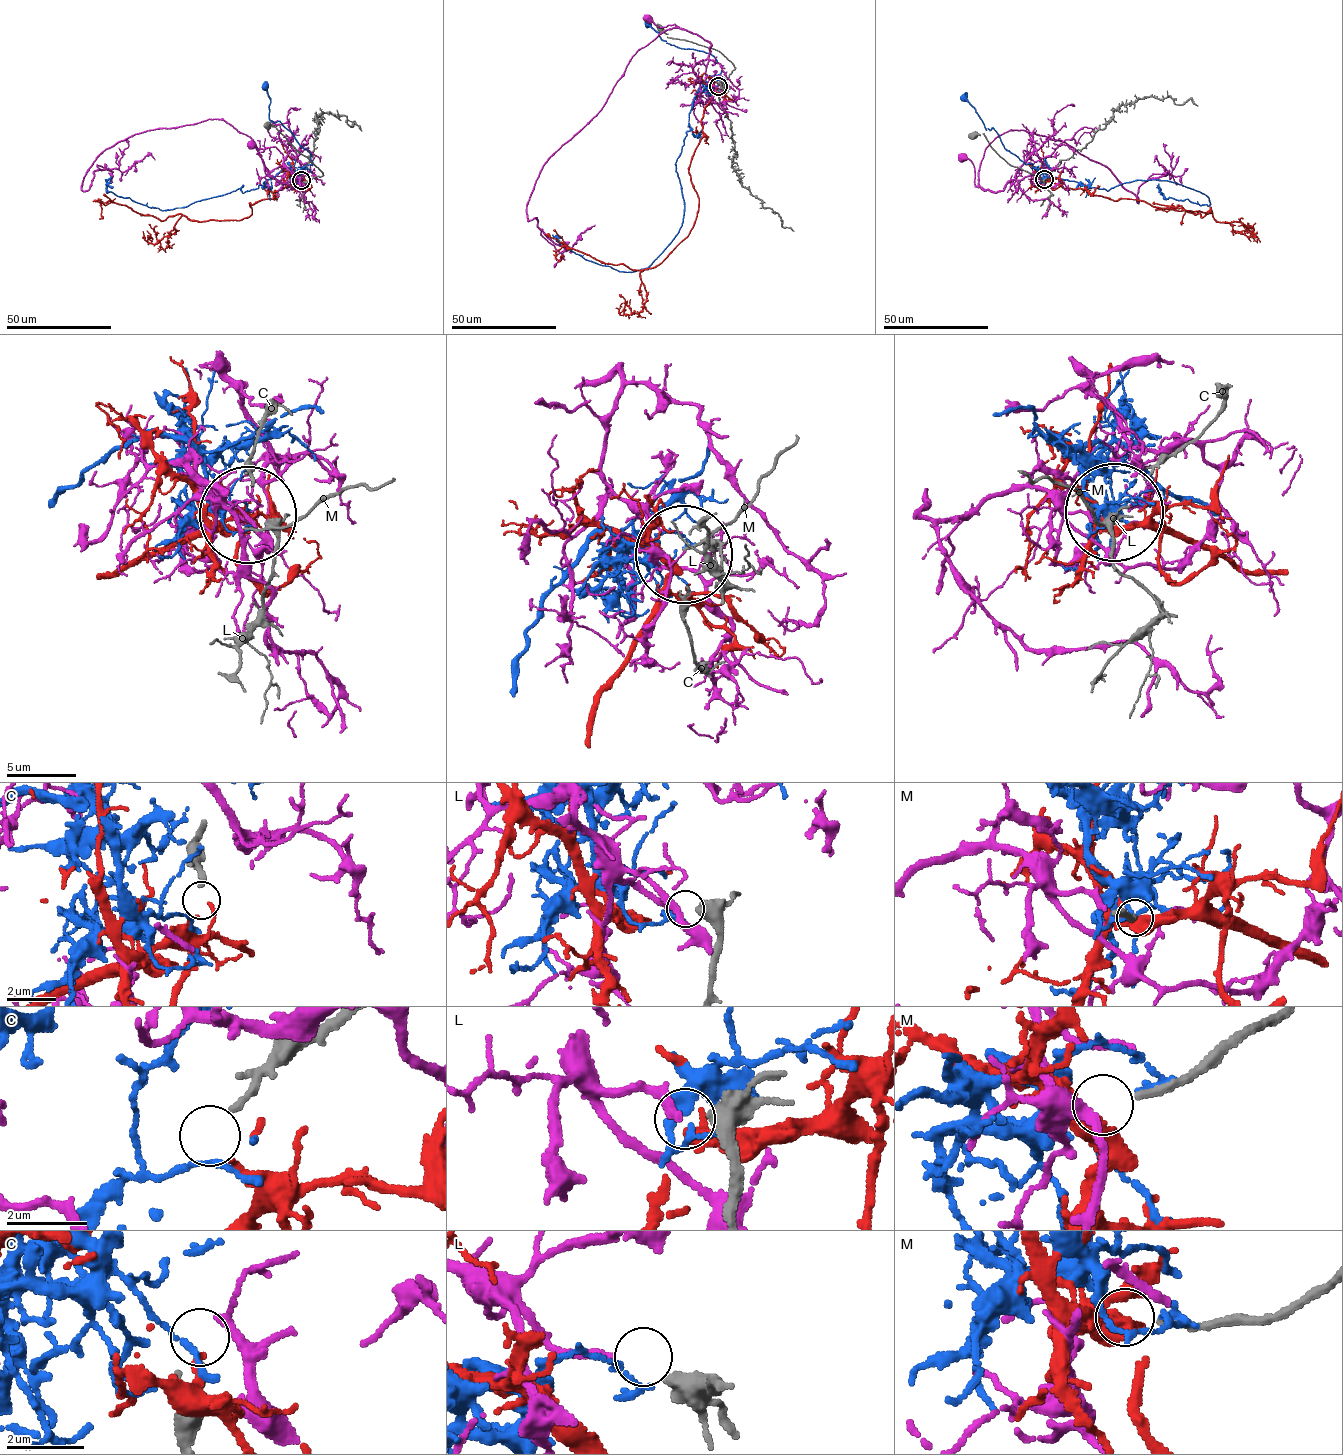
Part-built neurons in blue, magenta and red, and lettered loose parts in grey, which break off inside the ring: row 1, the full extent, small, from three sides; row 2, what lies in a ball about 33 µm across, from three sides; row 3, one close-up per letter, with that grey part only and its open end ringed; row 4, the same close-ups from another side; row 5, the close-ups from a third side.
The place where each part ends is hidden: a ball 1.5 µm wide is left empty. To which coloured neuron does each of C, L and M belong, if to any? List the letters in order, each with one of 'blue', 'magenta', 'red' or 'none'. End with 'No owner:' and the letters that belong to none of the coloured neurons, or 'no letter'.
C: none
L: magenta
M: red
No owner: C

